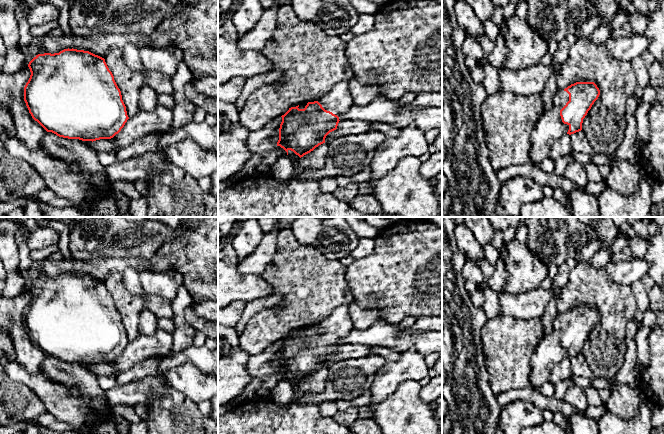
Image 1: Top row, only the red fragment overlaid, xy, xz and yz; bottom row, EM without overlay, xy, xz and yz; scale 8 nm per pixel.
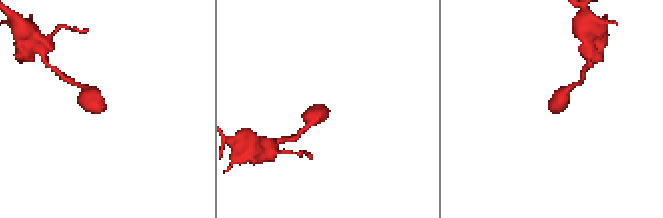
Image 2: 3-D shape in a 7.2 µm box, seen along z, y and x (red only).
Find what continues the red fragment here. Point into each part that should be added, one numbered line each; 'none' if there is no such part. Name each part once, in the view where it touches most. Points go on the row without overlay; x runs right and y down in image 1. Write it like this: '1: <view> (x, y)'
1: xy (27, 354)

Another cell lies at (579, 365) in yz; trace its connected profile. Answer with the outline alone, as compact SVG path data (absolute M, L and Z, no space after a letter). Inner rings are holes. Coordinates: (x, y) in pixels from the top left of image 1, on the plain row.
M582 354L569 360L573 376L585 377L591 381L595 379L594 373L592 372L588 362Z

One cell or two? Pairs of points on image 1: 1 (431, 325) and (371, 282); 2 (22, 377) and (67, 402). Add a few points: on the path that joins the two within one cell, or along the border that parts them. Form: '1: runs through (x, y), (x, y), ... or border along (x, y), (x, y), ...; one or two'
1: border along (431, 316), (421, 316), (416, 319); two
2: runs through (33, 381), (42, 385), (56, 397); one

